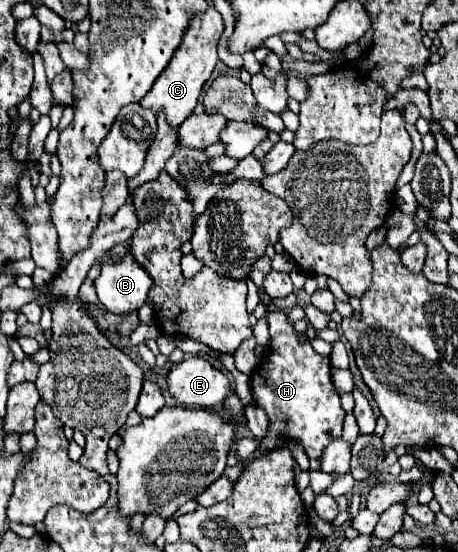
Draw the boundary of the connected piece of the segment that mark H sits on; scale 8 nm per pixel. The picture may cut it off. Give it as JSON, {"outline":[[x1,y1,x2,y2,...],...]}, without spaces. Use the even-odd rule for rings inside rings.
{"outline":[[284,311,268,313,268,323,272,341,270,355,252,375,254,403,270,417,268,437,260,445,274,449,284,439,296,439,310,459,320,459,324,447,340,437,346,415,330,379,330,359,318,355,310,343,300,343]]}

